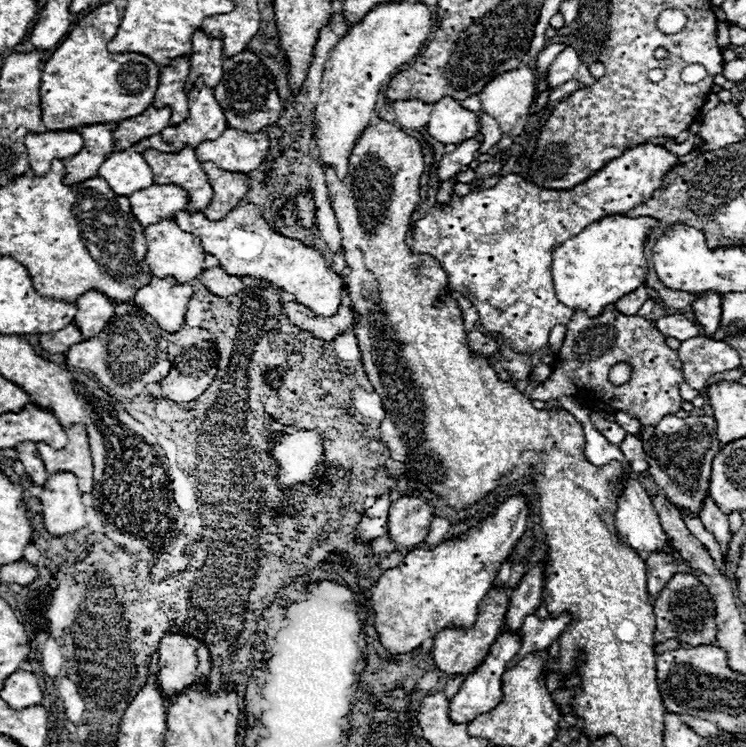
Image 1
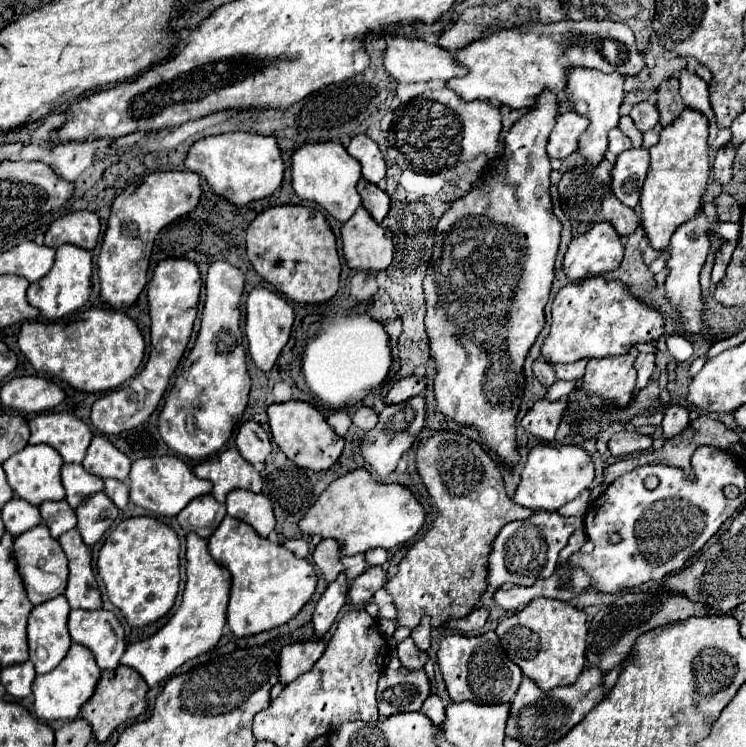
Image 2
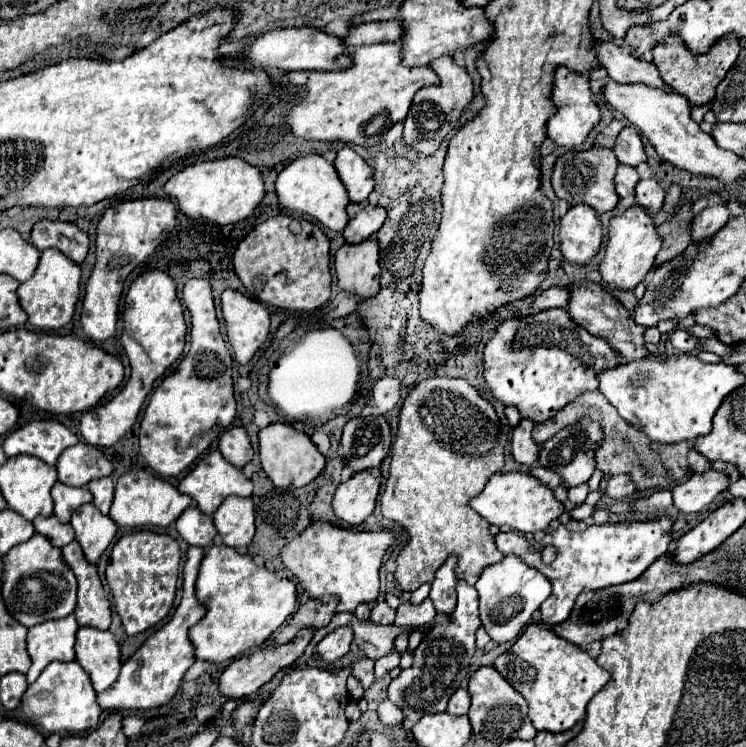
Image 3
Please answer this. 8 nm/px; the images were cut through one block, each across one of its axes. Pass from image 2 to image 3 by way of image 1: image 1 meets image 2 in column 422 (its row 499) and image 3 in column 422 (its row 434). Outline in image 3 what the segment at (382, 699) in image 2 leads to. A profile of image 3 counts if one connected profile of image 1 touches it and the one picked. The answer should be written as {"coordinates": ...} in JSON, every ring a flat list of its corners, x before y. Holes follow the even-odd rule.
{"coordinates":[[464,580,458,582,458,606,450,616,438,614,430,632,422,638,414,650,414,662,402,670,388,686,388,698,398,704,406,716,406,728,412,728,424,714,446,712,446,704,462,680,468,676,470,660,476,650,476,630,480,628,478,618,478,592]]}

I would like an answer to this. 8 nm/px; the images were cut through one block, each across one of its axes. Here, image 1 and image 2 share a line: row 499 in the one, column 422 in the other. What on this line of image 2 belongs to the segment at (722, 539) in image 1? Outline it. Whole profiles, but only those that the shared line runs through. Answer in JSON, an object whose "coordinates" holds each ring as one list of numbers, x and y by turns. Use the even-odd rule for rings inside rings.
{"coordinates":[[430,694,428,700,422,704,420,710,422,710,436,726,442,724,442,720,444,720,444,702,442,702,442,698,440,698,438,694]]}

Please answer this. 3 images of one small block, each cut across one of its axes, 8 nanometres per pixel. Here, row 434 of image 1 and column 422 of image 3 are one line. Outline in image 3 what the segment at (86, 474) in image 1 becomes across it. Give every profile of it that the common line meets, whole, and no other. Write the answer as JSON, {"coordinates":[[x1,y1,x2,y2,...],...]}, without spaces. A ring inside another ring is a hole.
{"coordinates":[[384,42,372,46,360,46,352,50,352,68,340,72,290,72,288,80,294,86,304,86,306,96,300,104,290,108,288,124,292,132,304,140,346,140,360,146,374,146,392,128,392,124,402,122,408,114,414,94,422,86,438,84,438,76,432,68,410,68,402,64,402,44]]}

